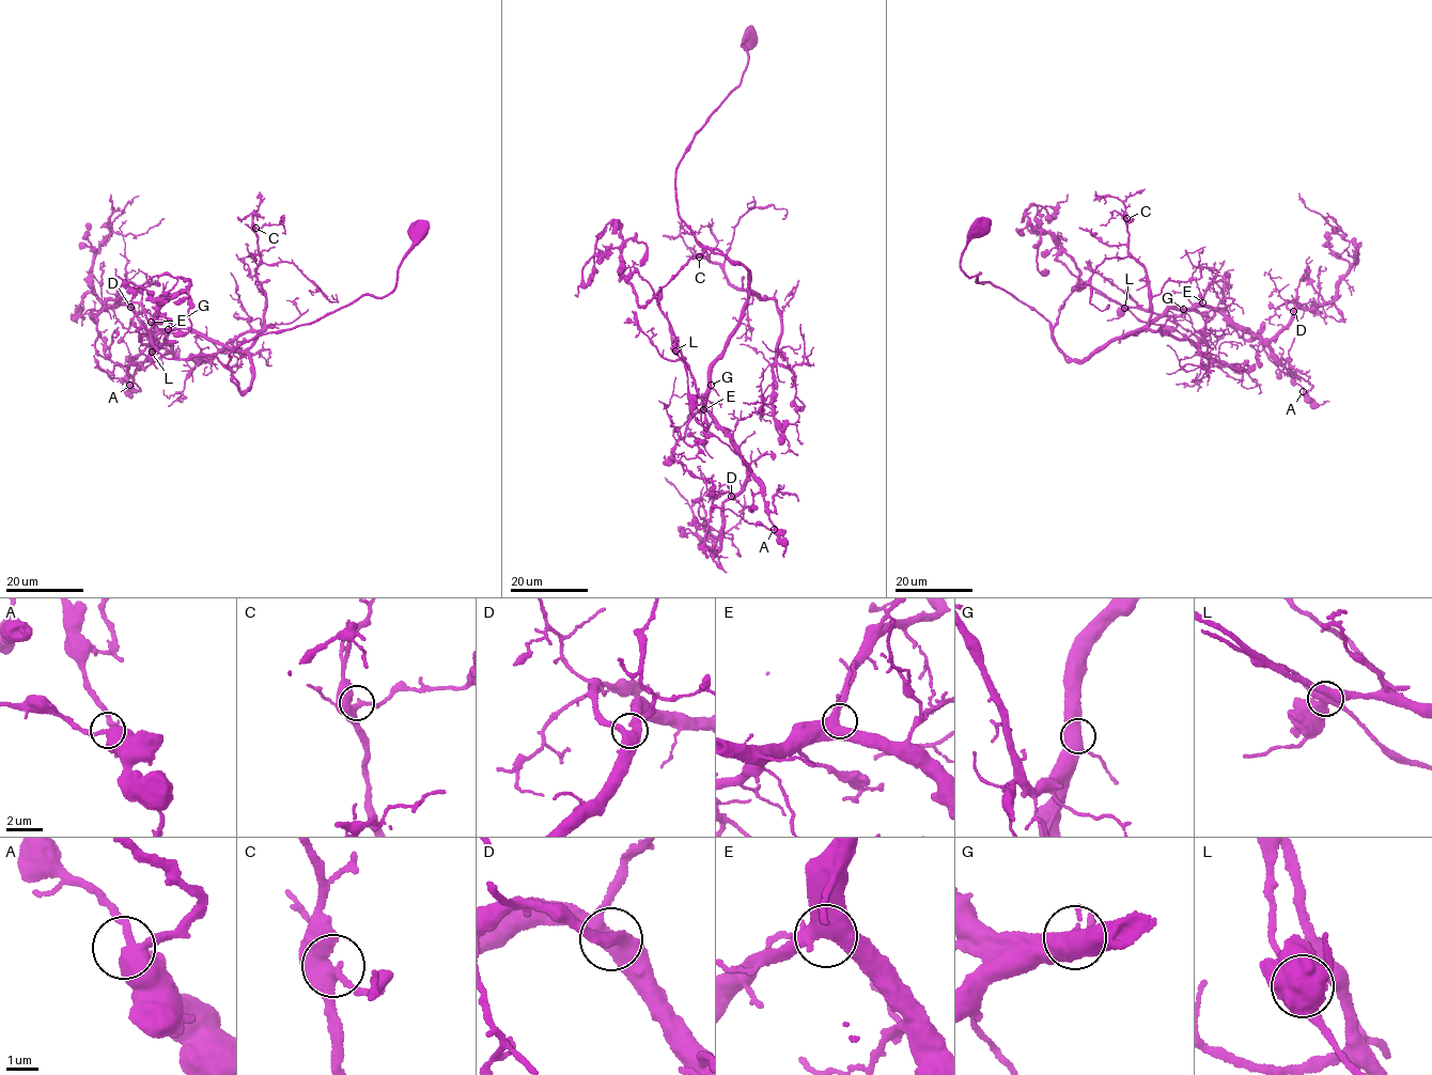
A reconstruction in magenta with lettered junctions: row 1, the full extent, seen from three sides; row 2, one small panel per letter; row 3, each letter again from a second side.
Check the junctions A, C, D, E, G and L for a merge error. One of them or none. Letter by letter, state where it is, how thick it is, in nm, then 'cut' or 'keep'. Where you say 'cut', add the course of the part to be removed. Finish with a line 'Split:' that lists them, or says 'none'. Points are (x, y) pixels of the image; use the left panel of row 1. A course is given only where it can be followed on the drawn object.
A: (129, 385) | 400 nm | keep
C: (255, 228) | 400 nm | keep
D: (130, 307) | 480 nm | keep
E: (151, 322) | 440 nm | keep
G: (168, 329) | 460 nm | keep
L: (152, 352) | 400 nm | cut | (151, 352), (148, 360), (129, 361), (127, 365), (130, 375), (110, 359), (111, 335), (118, 331), (112, 337)
Split: L

